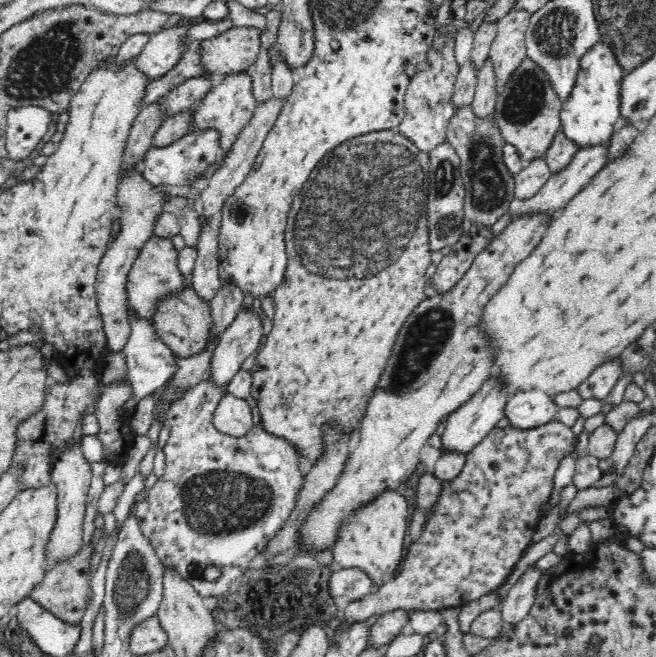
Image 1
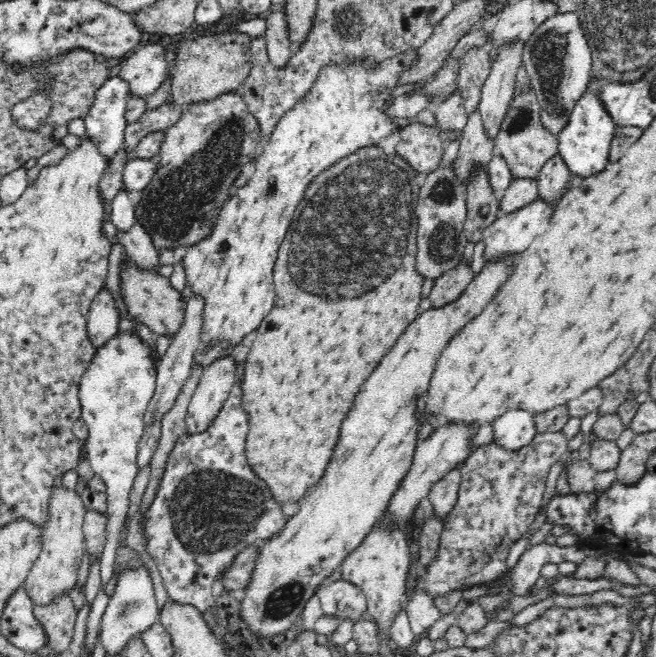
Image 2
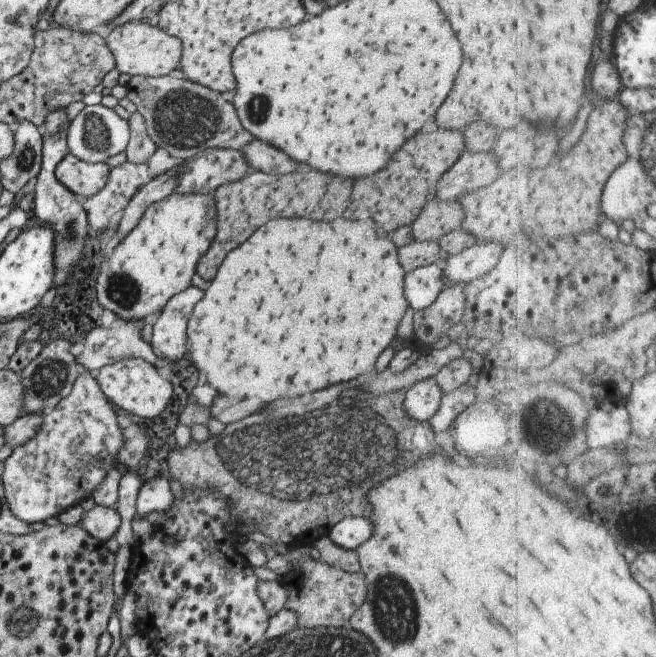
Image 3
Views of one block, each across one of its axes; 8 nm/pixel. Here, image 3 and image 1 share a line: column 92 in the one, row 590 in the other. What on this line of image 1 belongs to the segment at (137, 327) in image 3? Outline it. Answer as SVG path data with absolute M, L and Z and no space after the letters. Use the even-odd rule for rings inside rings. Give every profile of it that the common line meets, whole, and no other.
M336 568L329 578L330 597L344 596L349 602L362 600L374 591L372 579L358 568Z

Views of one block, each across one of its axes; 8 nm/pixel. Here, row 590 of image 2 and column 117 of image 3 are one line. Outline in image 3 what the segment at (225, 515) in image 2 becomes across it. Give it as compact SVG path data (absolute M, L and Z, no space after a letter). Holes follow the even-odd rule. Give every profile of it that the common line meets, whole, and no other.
M126 161L110 169L105 186L97 194L81 200L89 231L96 234L112 226L135 190L150 180L146 163Z

